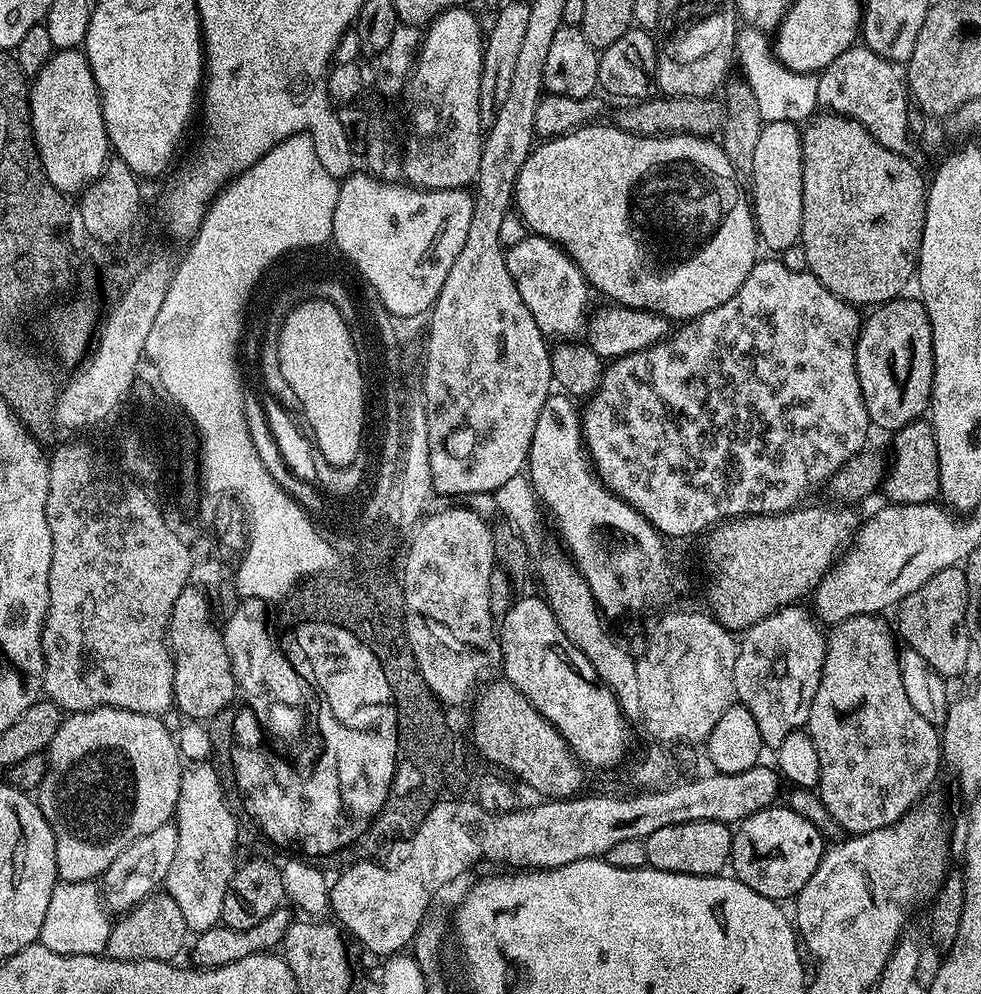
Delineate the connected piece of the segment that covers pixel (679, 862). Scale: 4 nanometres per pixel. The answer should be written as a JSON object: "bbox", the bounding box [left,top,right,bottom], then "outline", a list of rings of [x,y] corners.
{"bbox":[643,820,733,878],"outline":[[[695,820],[678,826],[662,826],[662,830],[654,830],[654,834],[650,834],[643,841],[646,846],[647,867],[678,874],[690,874],[694,878],[721,875],[729,867],[732,859],[732,833],[733,829],[729,825],[709,820]]]}

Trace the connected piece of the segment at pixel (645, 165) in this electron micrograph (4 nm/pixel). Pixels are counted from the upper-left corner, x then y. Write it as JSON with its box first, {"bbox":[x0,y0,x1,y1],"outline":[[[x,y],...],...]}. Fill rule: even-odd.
{"bbox":[518,122,758,322],"outline":[[[593,122],[586,124],[582,128],[575,128],[572,132],[568,132],[565,136],[558,136],[554,140],[544,140],[537,143],[533,147],[529,157],[526,158],[523,171],[527,173],[519,181],[518,184],[518,209],[519,215],[522,217],[525,224],[535,235],[545,236],[548,240],[552,240],[556,244],[559,244],[561,248],[567,252],[568,257],[572,259],[582,270],[582,274],[587,278],[589,285],[593,289],[596,288],[604,296],[609,296],[609,301],[615,302],[617,305],[625,308],[641,308],[647,312],[653,312],[659,316],[664,316],[670,322],[687,322],[695,318],[695,316],[701,316],[706,314],[710,310],[714,310],[718,306],[722,306],[722,302],[726,302],[729,298],[734,298],[734,294],[738,294],[738,286],[742,286],[742,282],[746,282],[746,274],[750,274],[750,270],[756,265],[758,259],[758,237],[755,218],[753,216],[752,205],[746,192],[739,188],[738,182],[735,181],[734,166],[730,162],[730,158],[726,158],[723,147],[719,143],[715,144],[715,139],[706,136],[690,136],[687,134],[665,134],[663,136],[637,136],[635,132],[626,132],[623,128],[613,126],[611,123],[600,124],[601,122]]]}

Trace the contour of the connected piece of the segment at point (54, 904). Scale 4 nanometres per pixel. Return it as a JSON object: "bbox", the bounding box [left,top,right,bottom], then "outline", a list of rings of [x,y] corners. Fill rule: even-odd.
{"bbox":[39,882,113,956],"outline":[[[60,882],[50,894],[50,906],[42,921],[39,943],[45,944],[54,954],[90,954],[99,956],[107,949],[113,921],[102,899],[102,892],[92,882]]]}

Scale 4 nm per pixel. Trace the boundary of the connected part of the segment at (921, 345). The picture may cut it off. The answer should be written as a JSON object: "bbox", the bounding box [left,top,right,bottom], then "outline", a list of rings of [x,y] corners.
{"bbox":[856,298,932,430],"outline":[[[897,298],[879,305],[860,325],[860,336],[856,340],[856,369],[858,382],[862,386],[862,398],[866,402],[868,419],[880,428],[895,430],[919,420],[929,411],[932,402],[932,327],[924,301],[919,298],[904,300]]]}

